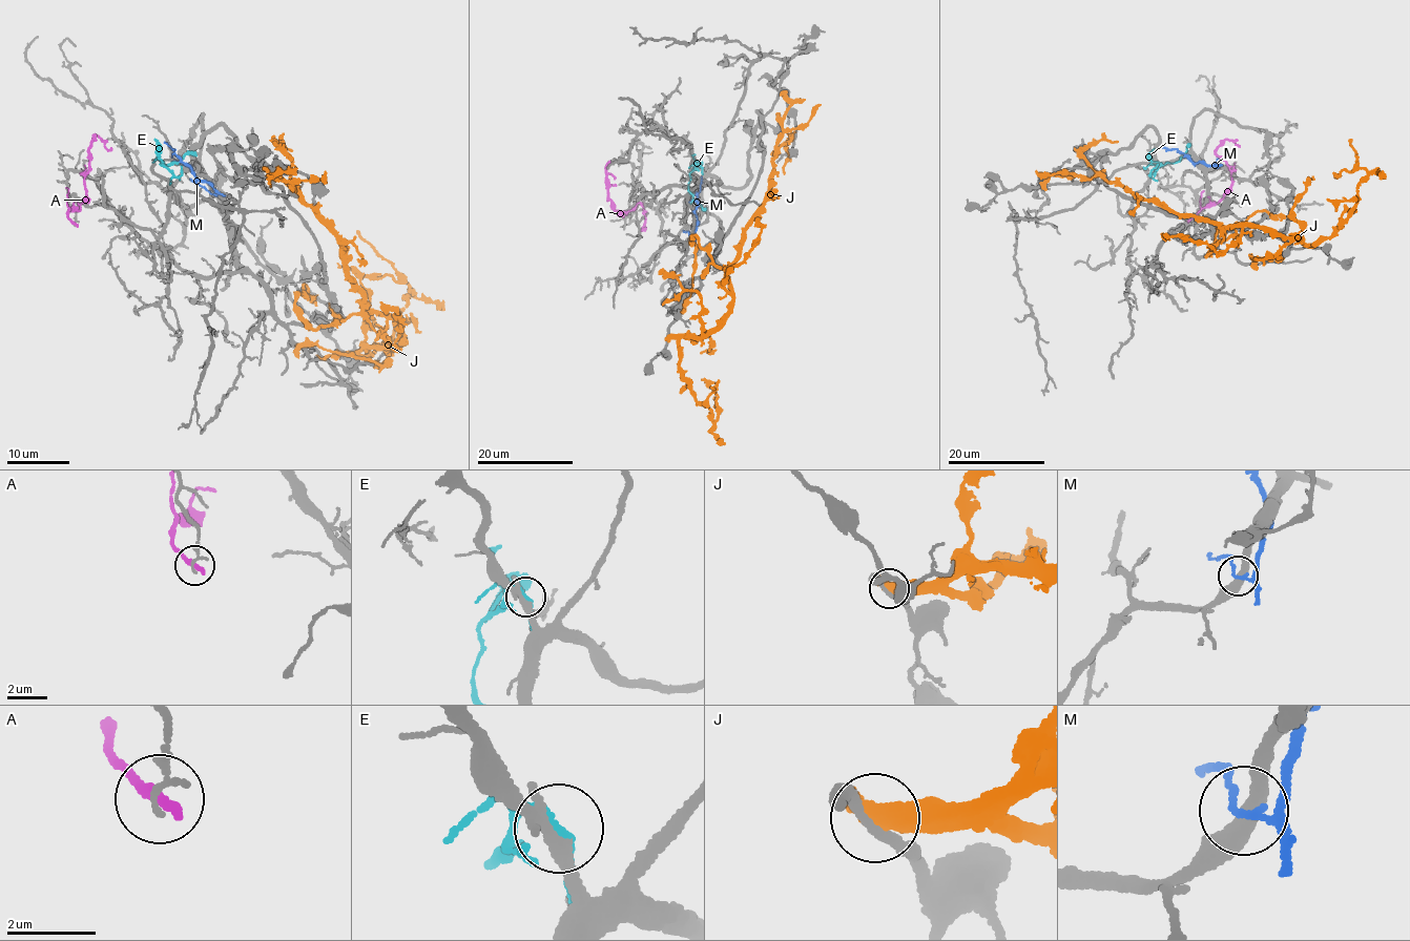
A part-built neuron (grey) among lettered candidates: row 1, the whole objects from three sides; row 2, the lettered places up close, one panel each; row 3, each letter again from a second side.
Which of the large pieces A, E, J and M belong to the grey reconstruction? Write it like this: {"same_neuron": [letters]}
{"same_neuron": []}

